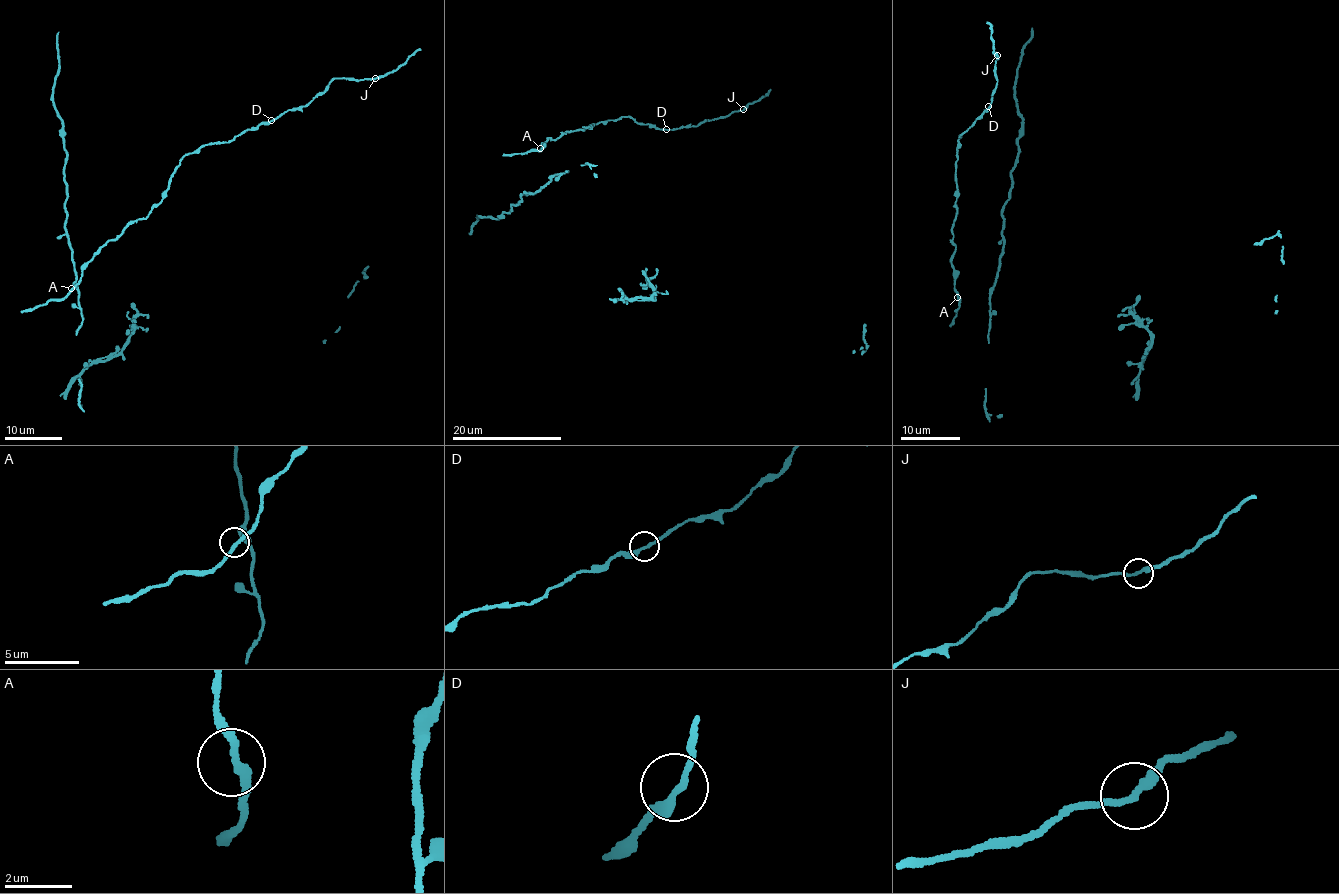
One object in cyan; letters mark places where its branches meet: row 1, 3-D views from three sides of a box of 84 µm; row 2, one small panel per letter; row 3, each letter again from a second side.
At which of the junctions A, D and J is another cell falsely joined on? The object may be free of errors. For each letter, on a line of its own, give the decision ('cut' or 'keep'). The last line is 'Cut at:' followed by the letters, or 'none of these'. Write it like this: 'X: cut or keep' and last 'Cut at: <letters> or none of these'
A: keep
D: keep
J: keep
Cut at: none of these

